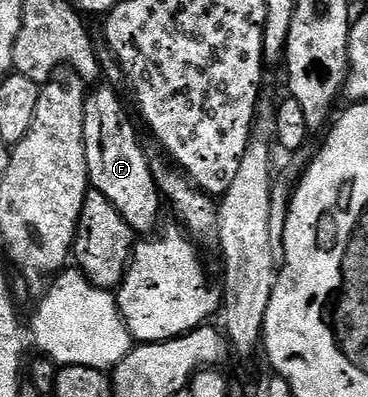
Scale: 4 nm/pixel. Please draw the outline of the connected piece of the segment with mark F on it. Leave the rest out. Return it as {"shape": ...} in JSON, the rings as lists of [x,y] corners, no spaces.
{"shape":[[[108,83],[97,84],[93,88],[96,90],[93,93],[91,90],[84,99],[84,146],[88,183],[91,188],[102,191],[102,195],[106,195],[106,199],[118,207],[118,215],[126,219],[133,234],[148,235],[157,228],[156,220],[160,217],[160,188],[156,186],[152,174],[150,157],[144,154],[140,137],[136,134],[119,95],[111,88],[115,89]]]}

